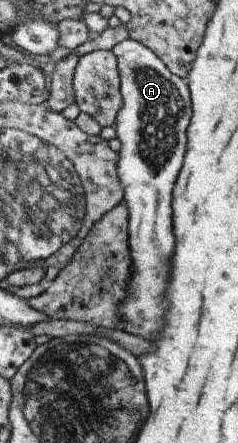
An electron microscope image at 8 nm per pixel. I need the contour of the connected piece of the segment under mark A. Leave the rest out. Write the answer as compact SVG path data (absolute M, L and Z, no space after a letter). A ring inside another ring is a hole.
M128 38L112 46L110 50L117 60L120 80L121 108L115 116L112 128L116 132L117 140L121 143L119 152L116 152L118 154L116 172L117 178L121 180L121 188L123 188L122 202L128 212L127 248L129 248L131 259L131 272L125 284L125 300L118 301L117 312L119 312L121 330L151 340L161 328L161 314L165 310L161 292L165 288L167 262L173 250L169 200L171 200L173 182L177 178L177 172L181 168L181 158L185 152L185 126L191 116L191 106L189 106L189 94L187 94L185 82L181 77L175 76L149 48Z

